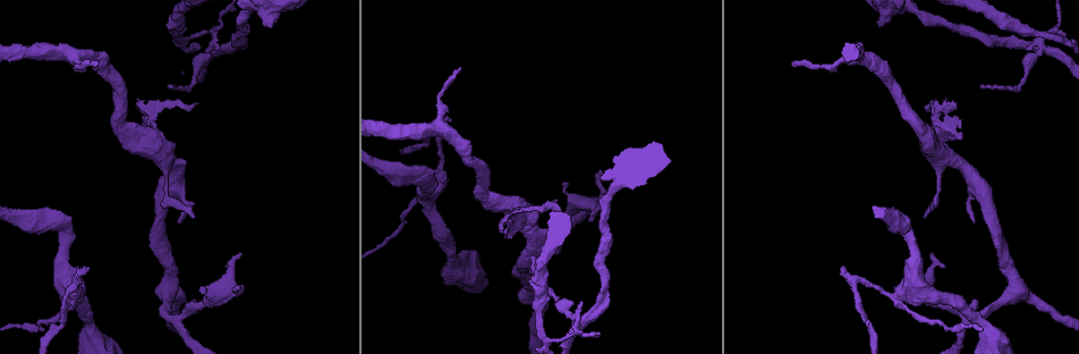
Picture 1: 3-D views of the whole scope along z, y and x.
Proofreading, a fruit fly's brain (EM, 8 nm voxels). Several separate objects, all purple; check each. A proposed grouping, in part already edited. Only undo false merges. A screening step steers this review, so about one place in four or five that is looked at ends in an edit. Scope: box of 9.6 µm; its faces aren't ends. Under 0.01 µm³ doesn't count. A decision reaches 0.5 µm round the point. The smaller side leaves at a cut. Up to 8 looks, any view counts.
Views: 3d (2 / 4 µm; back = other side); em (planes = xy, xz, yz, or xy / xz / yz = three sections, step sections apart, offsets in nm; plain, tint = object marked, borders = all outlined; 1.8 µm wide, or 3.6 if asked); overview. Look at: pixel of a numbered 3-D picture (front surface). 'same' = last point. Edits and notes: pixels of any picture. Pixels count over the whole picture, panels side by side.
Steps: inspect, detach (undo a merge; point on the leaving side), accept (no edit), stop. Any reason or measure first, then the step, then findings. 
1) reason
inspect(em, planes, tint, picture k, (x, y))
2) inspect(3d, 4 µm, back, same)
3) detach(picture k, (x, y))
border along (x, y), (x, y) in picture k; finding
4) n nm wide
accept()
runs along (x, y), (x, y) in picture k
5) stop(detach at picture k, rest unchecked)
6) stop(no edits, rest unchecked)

a fork
inspect(em, planes, tint, picture 1, (79, 57))

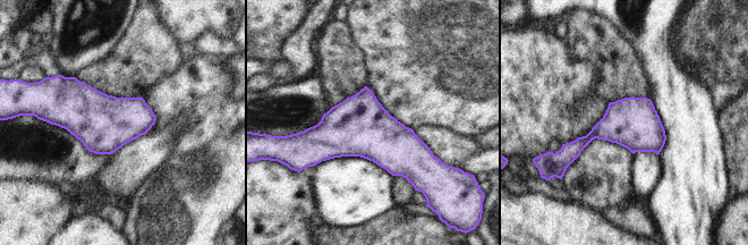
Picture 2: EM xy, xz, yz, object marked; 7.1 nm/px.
accept()
one neuron here

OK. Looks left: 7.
thick turns thin
inspect(em, planes, tint, picture 1, (1042, 45))

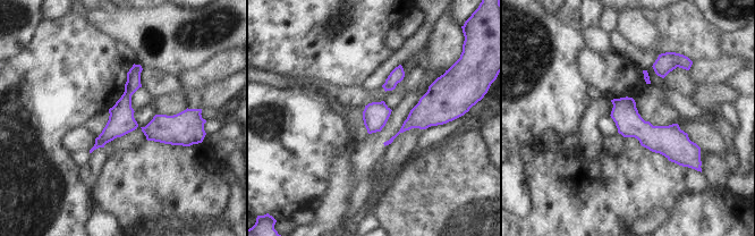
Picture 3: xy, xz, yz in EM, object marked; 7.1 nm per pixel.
190 nm wide
detach(picture 3, (133, 84))
border along (124, 93), (130, 99) in picture 3; two neurons meet here

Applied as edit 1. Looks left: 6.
a fork
inspect(em, xz, step 4, tint, picture 1, (174, 322))

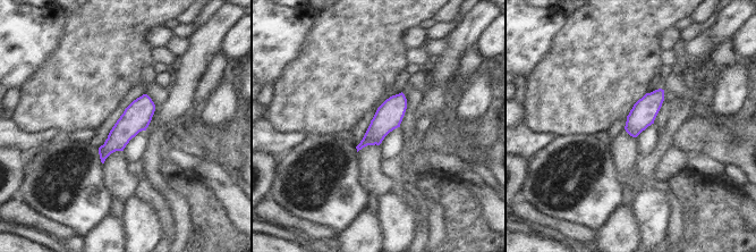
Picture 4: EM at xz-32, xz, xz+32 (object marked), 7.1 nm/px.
cut it another way
inspect(em, planes, borders, same)

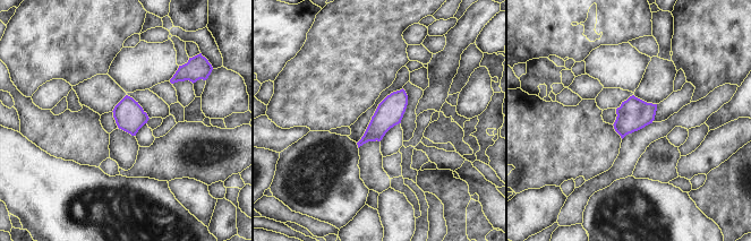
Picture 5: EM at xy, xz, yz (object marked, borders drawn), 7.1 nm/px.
190 nm wide
accept()
all the same neuron

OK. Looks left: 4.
stop(detach at picture 3, rest unchecked)

